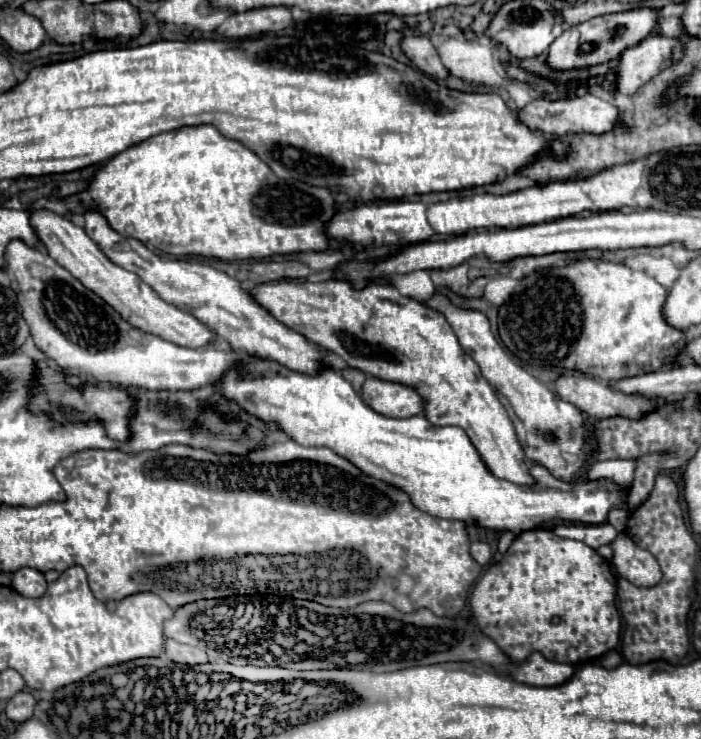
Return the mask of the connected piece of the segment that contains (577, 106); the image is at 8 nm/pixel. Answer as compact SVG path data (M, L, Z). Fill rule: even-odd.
M593 87L584 93L576 95L566 95L566 99L546 99L538 97L532 99L526 107L518 109L518 119L526 123L532 131L542 131L544 135L572 135L572 133L606 133L614 129L618 121L618 109L605 100L604 92L600 87Z

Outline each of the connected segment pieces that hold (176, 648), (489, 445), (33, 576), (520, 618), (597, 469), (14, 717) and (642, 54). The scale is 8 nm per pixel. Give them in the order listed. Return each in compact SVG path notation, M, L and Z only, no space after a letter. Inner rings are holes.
M166 639L166 657L174 663L184 663L184 665L196 665L196 663L208 663L208 655L192 645L178 643L174 639Z
M282 279L278 283L260 283L248 291L280 323L302 333L306 339L320 345L322 349L340 355L350 367L378 379L414 387L426 401L424 411L428 421L432 421L434 425L460 425L474 447L478 447L478 453L496 477L512 483L534 483L532 475L528 473L522 445L516 439L516 431L506 415L506 409L494 395L490 383L486 383L486 379L480 375L478 365L458 345L458 339L442 313L430 309L416 299L400 295L392 285L380 285L374 281L370 281L362 289L356 289L350 281L344 279L326 279L318 283L294 283L290 279Z
M24 567L12 575L12 589L22 597L42 597L46 593L46 579L40 571Z
M532 529L532 531L524 531L520 533L512 545L508 547L508 551L504 553L502 561L498 563L492 563L484 575L480 577L480 581L474 585L472 589L472 597L470 597L470 607L472 607L472 613L478 621L478 625L482 627L482 633L488 635L490 639L494 639L498 643L498 647L514 661L524 661L532 651L540 651L546 659L550 661L558 661L558 663L580 663L580 661L588 661L588 659L594 659L594 657L600 657L604 655L606 651L612 651L618 641L620 641L620 615L618 615L618 609L616 609L616 577L610 573L610 567L606 565L608 561L604 557L600 557L592 547L588 547L586 543L582 541L574 541L574 539L564 539L564 537L558 537L554 535L552 531L546 531L546 529ZM558 617L560 623L554 625L552 619Z
M608 459L608 461L596 461L588 475L590 479L612 479L620 487L630 487L634 481L636 471L636 459Z
M20 691L16 693L8 705L6 705L6 715L10 721L14 723L22 723L26 719L32 717L32 711L34 711L34 705L36 705L36 699L32 697L32 693L28 691Z
M650 35L642 43L626 49L620 55L620 63L614 69L614 71L618 71L618 87L614 87L614 91L606 91L606 93L610 93L610 95L634 95L644 83L648 83L654 75L658 75L668 65L676 63L680 57L682 57L682 43L678 39L670 39L664 35Z

